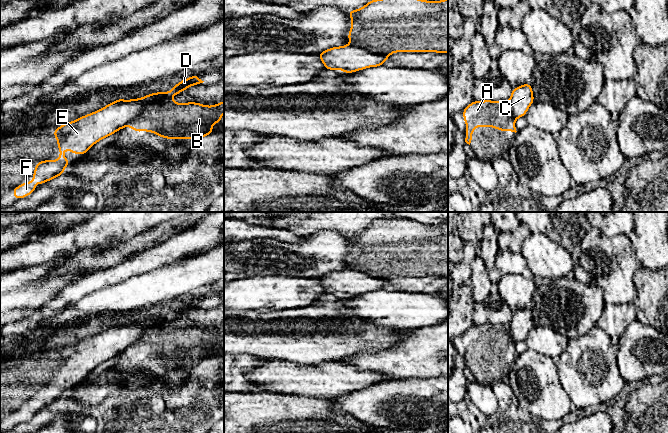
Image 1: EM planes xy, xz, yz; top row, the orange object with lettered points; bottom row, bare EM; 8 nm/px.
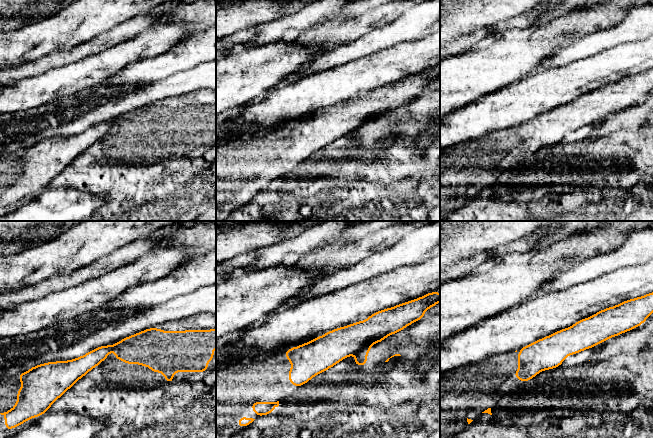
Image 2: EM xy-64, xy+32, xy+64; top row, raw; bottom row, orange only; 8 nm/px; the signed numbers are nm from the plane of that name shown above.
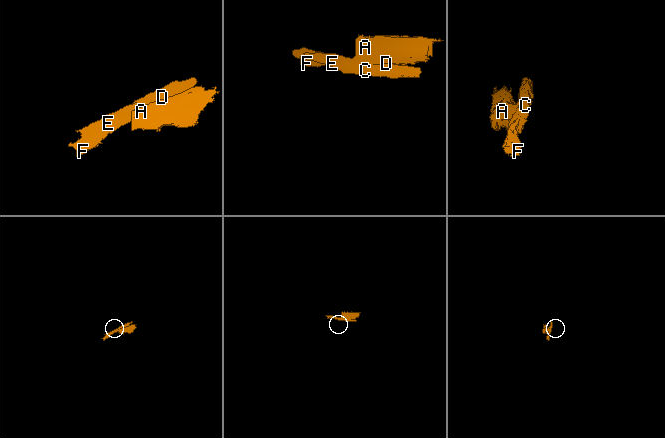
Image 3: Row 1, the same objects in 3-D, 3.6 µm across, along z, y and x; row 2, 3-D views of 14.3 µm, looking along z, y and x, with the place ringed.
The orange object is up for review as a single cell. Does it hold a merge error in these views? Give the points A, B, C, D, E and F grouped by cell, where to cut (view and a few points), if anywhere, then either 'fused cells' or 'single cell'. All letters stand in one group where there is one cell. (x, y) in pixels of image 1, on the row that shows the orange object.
groups A B / C D E F; cut xy (170, 96), (150, 101), (125, 125); fused cells

